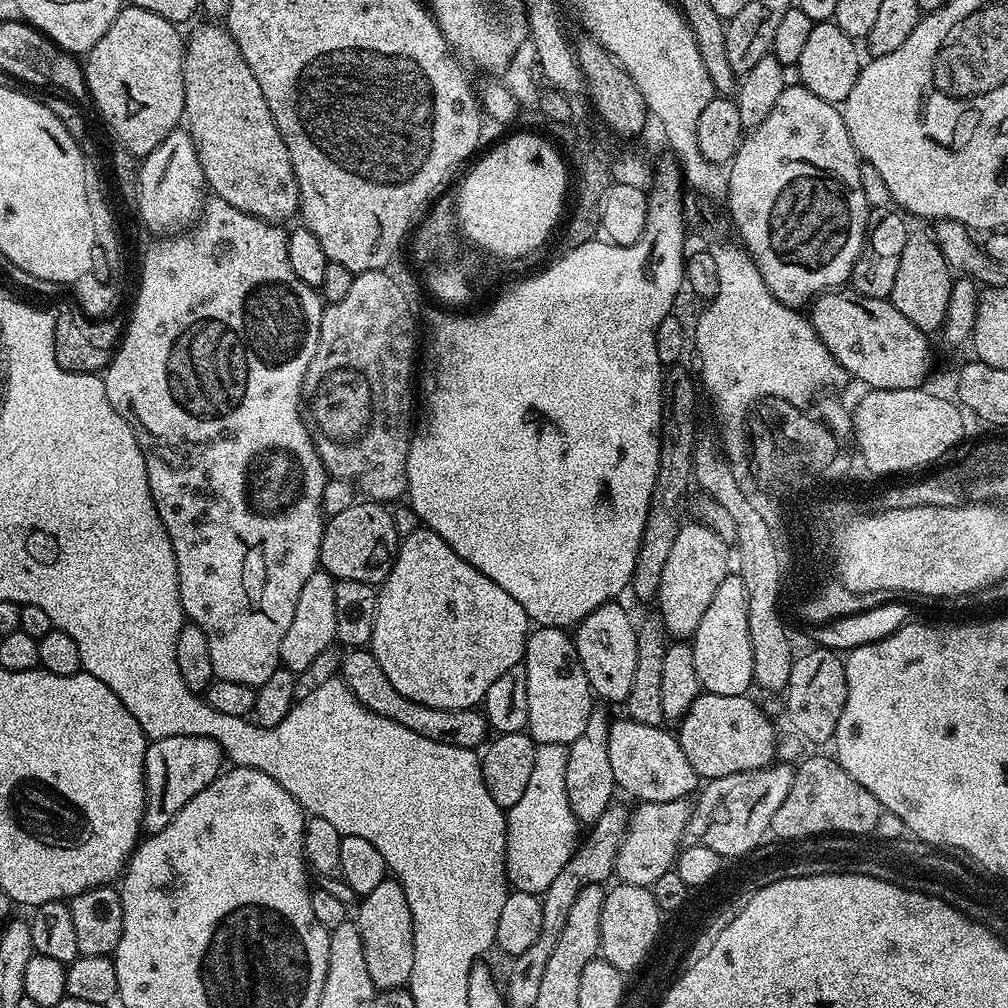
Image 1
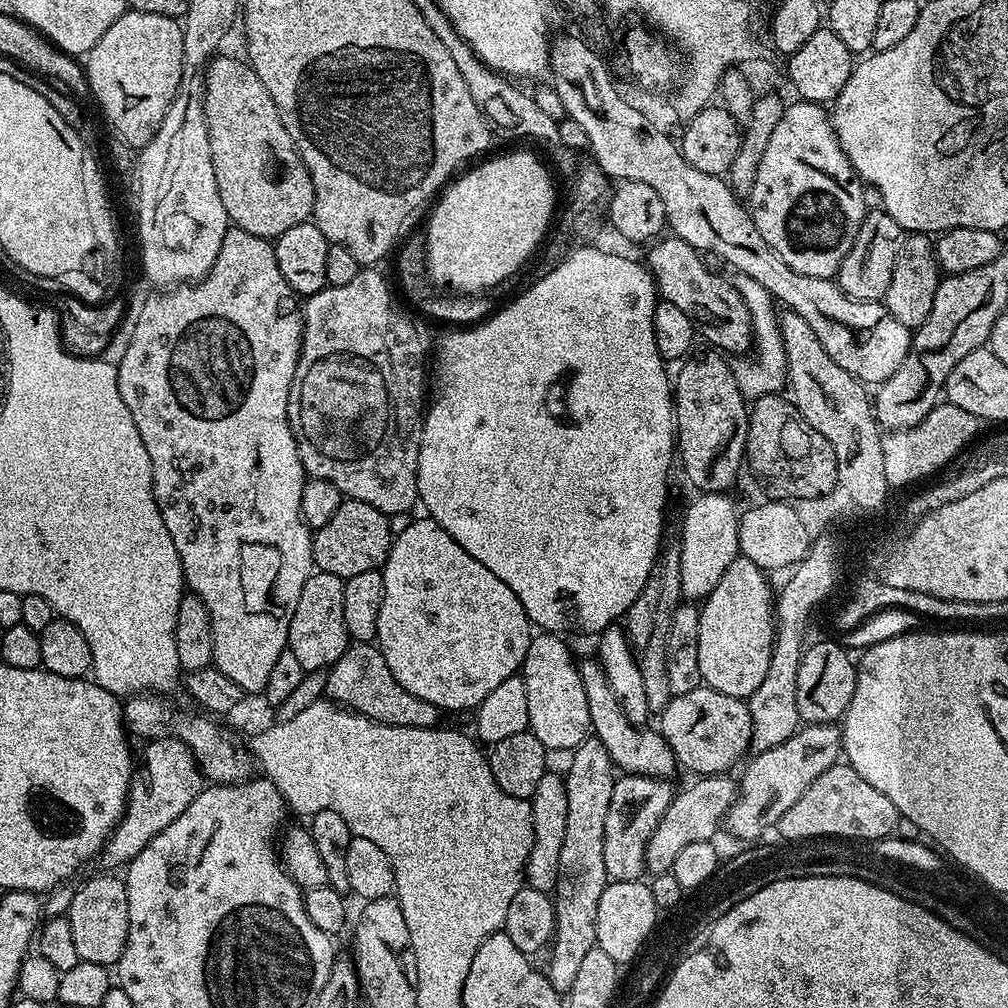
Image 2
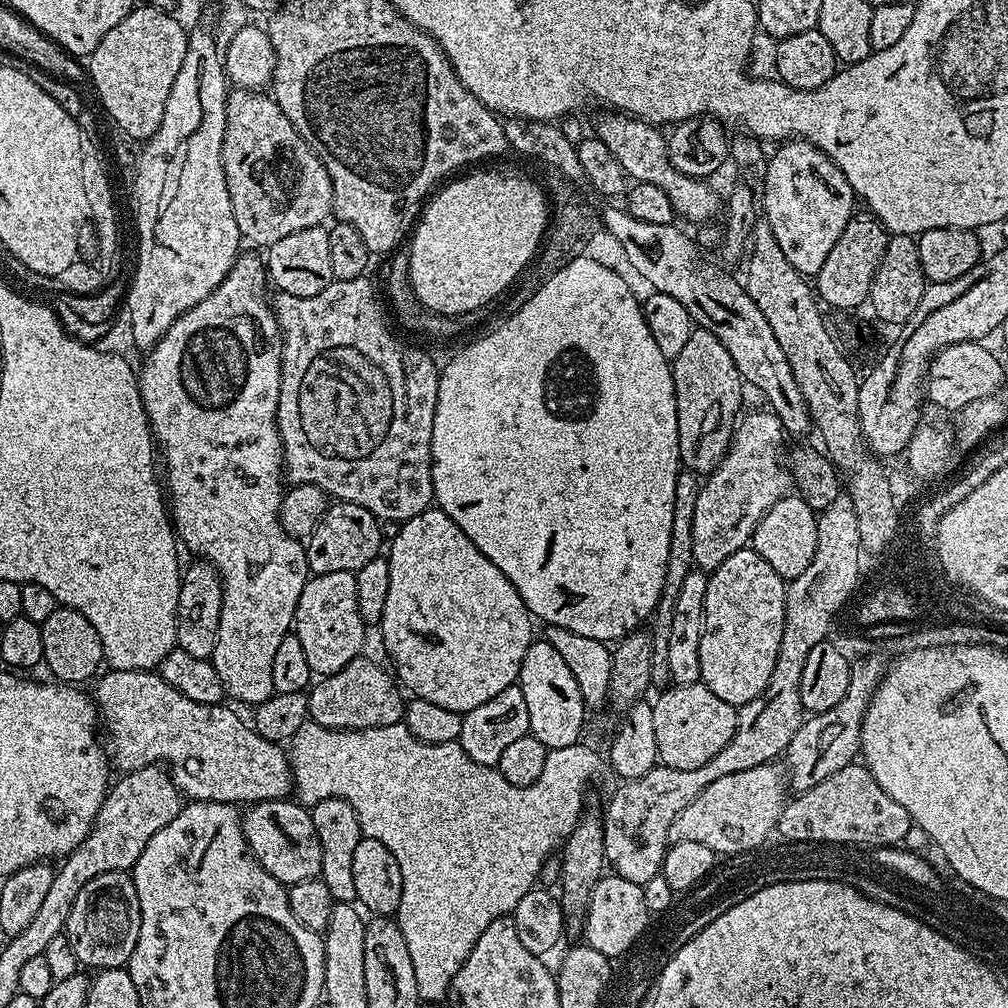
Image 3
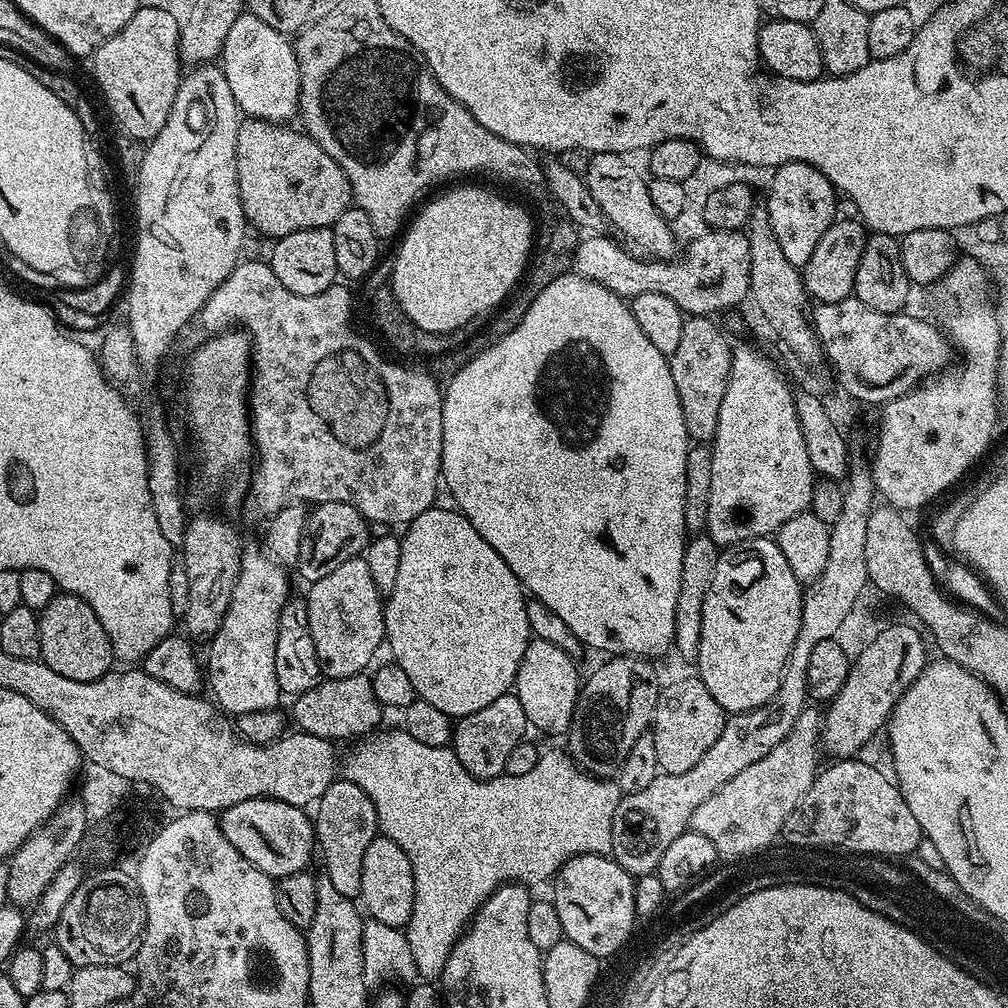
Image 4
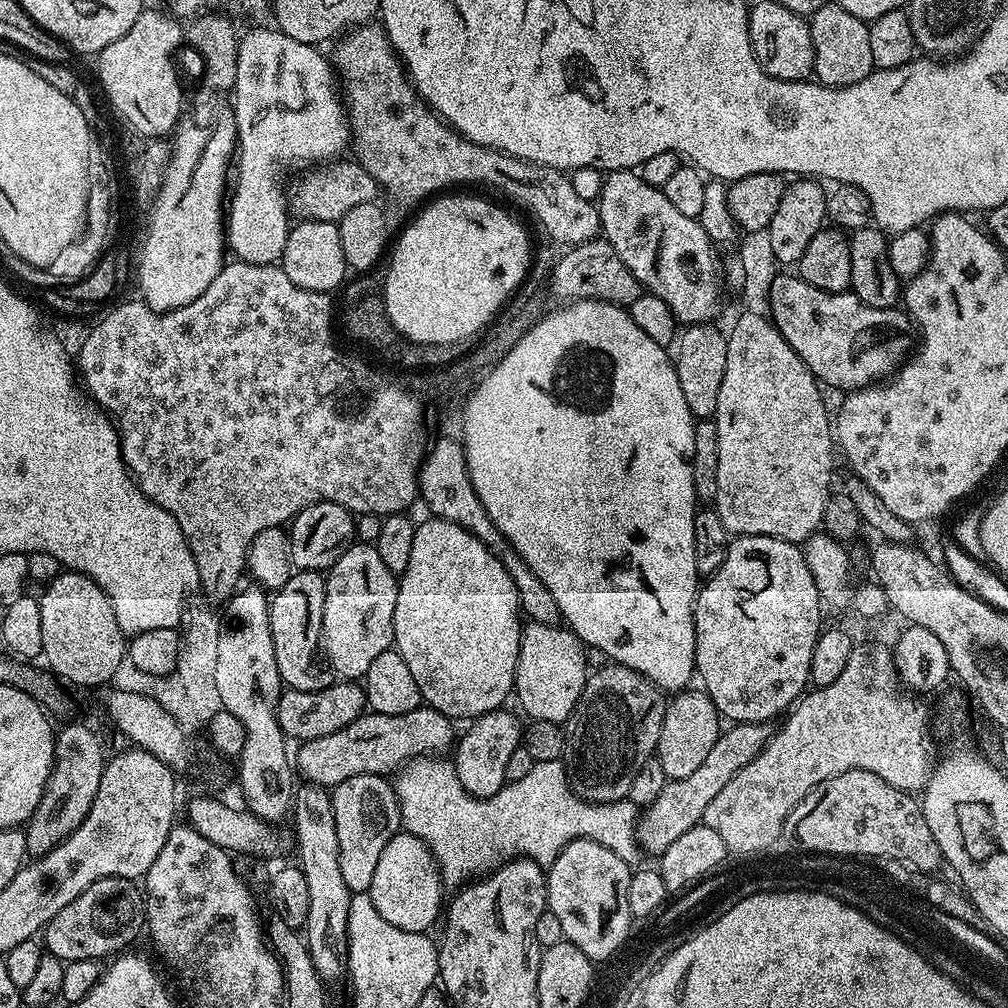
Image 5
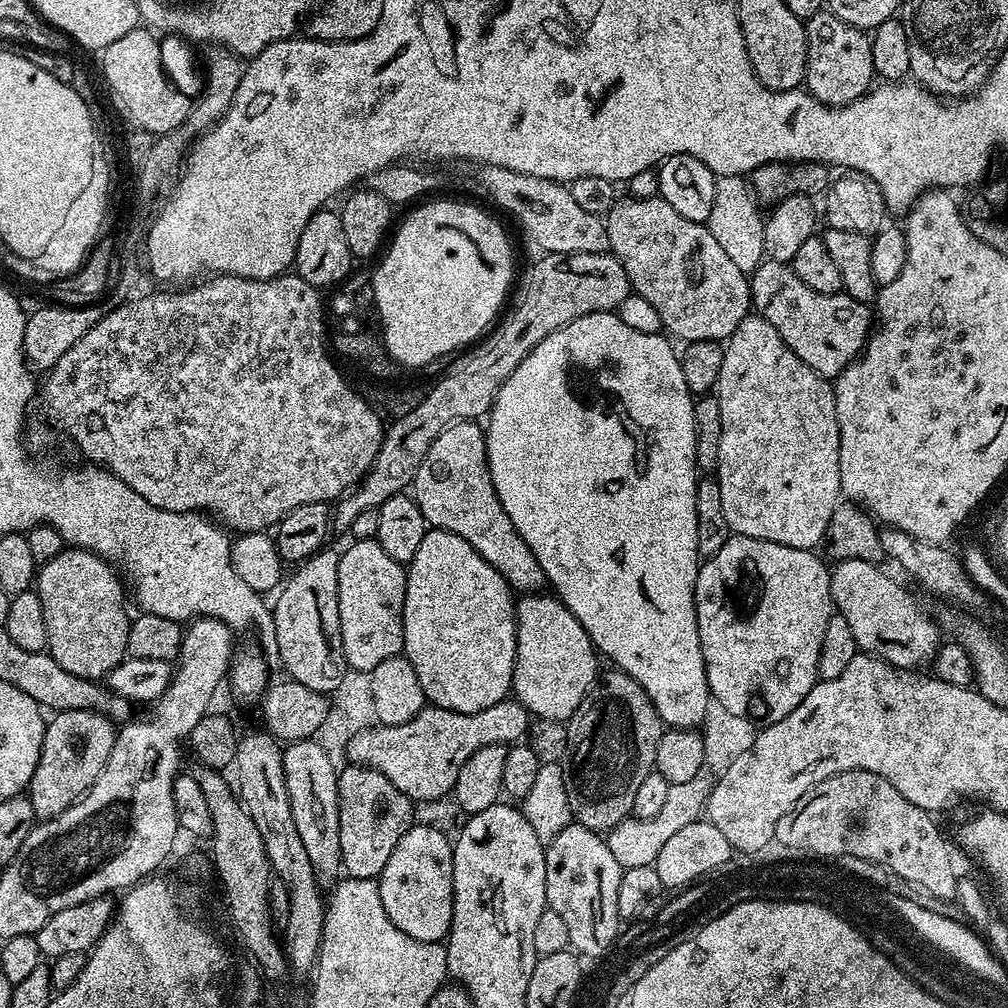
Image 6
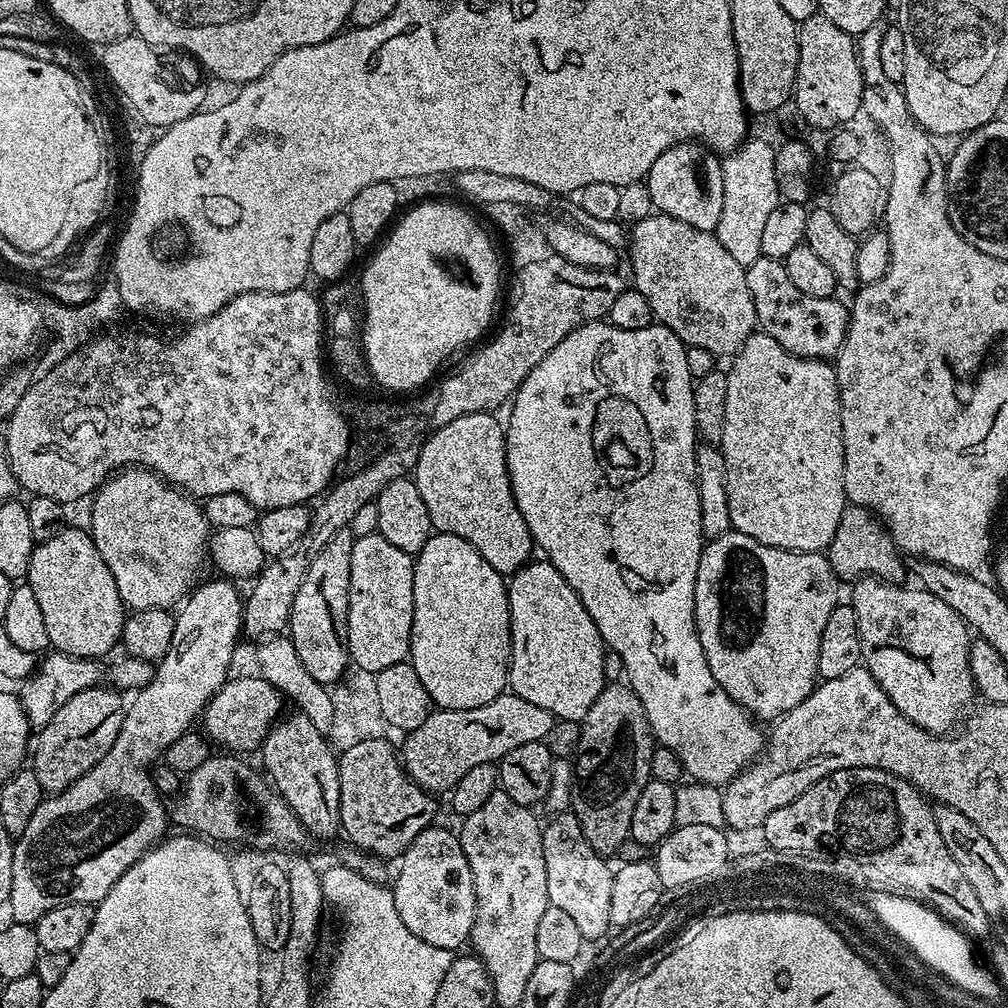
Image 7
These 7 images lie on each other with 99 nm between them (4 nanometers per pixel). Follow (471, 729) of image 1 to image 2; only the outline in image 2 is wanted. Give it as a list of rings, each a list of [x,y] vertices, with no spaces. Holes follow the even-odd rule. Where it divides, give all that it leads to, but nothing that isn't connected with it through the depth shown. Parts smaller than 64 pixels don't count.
[[[349,643],[348,648],[327,669],[328,687],[327,699],[359,712],[361,716],[377,720],[379,724],[398,726],[399,728],[428,729],[437,727],[442,716],[441,709],[432,703],[410,694],[408,690],[390,672],[390,666],[386,666],[386,658],[380,653],[375,643],[357,644]]]

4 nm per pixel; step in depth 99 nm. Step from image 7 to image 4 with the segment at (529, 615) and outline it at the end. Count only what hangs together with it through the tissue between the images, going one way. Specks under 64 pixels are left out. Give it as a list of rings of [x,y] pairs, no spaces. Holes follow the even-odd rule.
[[[535,638],[528,641],[526,654],[522,654],[522,662],[518,666],[514,694],[518,702],[522,702],[522,710],[526,710],[526,718],[533,729],[567,733],[582,687],[582,676],[576,673],[576,664],[577,661],[558,650],[554,642]]]

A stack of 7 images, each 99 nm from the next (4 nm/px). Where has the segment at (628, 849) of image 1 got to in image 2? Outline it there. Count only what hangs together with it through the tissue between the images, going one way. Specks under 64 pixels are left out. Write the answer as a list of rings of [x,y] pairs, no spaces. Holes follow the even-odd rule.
[[[728,774],[701,776],[693,779],[689,788],[684,788],[681,792],[679,789],[673,795],[666,814],[662,814],[644,851],[644,867],[649,873],[672,871],[674,858],[678,858],[679,852],[685,846],[690,846],[690,842],[712,840],[719,828],[721,831],[738,791],[737,781],[730,777]]]

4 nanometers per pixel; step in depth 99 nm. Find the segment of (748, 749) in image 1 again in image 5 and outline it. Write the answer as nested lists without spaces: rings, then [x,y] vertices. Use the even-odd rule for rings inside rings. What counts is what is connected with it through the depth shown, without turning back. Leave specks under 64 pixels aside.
[[[681,690],[664,705],[662,734],[658,734],[655,759],[662,766],[669,780],[690,778],[694,770],[706,759],[706,754],[714,750],[722,731],[722,717],[714,702],[703,690]],[[721,724],[721,725],[720,725]]]

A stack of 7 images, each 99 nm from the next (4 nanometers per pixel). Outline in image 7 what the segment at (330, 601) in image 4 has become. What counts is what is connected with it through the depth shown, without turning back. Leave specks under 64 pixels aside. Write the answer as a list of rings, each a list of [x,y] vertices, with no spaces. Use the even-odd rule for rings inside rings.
[[[375,534],[353,539],[350,554],[350,594],[348,595],[348,654],[357,668],[378,673],[394,663],[409,659],[414,622],[414,556],[390,546],[386,538]]]

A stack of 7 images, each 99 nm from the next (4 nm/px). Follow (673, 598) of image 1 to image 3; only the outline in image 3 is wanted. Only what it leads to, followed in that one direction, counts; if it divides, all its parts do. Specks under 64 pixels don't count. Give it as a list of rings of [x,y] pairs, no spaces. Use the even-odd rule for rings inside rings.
[[[771,410],[752,412],[739,417],[732,441],[728,444],[728,453],[722,462],[703,481],[698,503],[694,509],[694,564],[697,569],[711,570],[717,568],[723,560],[730,558],[740,548],[751,541],[758,522],[783,496],[793,491],[792,473],[789,465],[780,457],[780,447],[786,441],[786,433],[782,422]]]

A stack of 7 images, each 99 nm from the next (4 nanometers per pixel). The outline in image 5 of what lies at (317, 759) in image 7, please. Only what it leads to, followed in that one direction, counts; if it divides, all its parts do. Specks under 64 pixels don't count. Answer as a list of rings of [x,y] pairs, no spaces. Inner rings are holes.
[[[301,783],[294,792],[294,817],[296,816],[296,852],[300,855],[298,867],[306,874],[306,887],[310,910],[306,925],[306,943],[314,970],[326,982],[345,975],[348,959],[348,919],[350,902],[354,893],[342,879],[338,867],[338,834],[334,831],[334,812],[329,789],[319,784]]]

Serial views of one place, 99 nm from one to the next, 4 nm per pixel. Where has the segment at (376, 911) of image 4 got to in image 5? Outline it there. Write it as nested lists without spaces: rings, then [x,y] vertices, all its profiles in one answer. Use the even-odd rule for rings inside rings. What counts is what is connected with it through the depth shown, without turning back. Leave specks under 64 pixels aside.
[[[401,830],[382,849],[367,894],[370,902],[374,902],[374,910],[378,910],[386,922],[398,926],[398,930],[427,933],[440,904],[440,888],[442,881],[432,852],[417,836]]]

